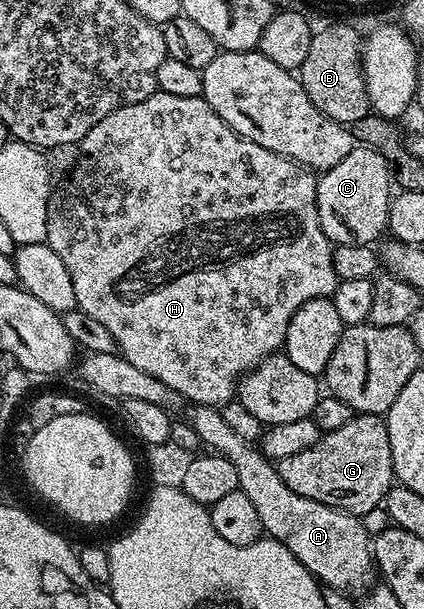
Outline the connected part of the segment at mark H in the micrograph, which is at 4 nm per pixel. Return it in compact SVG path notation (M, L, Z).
M156 90L154 95L145 97L145 101L137 101L124 107L118 107L113 109L113 113L109 113L109 117L101 117L101 121L97 121L97 125L93 125L93 129L89 129L89 133L85 133L85 137L79 140L77 150L79 150L79 156L76 157L75 164L72 165L71 172L67 175L67 180L60 187L58 184L52 190L51 200L47 206L47 237L45 240L53 249L53 253L57 253L57 257L61 257L65 269L69 269L69 278L73 281L76 308L89 313L89 317L94 317L96 321L101 321L101 325L105 325L105 329L109 329L109 333L113 333L118 354L127 359L129 365L137 365L137 369L141 369L141 373L149 373L149 377L157 377L157 381L169 385L169 389L173 389L176 396L183 398L184 395L189 401L188 404L222 408L224 403L230 403L236 398L237 381L242 379L248 371L254 369L262 359L267 359L282 348L293 313L297 313L297 309L301 305L305 305L305 301L325 299L334 295L335 286L339 284L339 274L335 272L333 265L333 257L335 256L333 244L327 240L325 233L321 233L321 221L317 217L316 172L312 171L310 167L301 166L300 163L289 157L278 155L269 149L261 149L261 145L241 138L228 123L221 121L221 117L217 117L217 113L213 113L213 109L203 98L173 97L173 93L165 93L161 90Z

